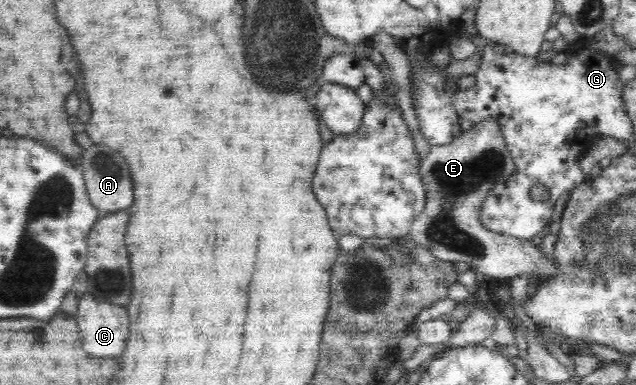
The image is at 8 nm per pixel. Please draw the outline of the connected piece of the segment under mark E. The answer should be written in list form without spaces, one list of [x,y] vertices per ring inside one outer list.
[[[492,117],[481,119],[447,145],[431,146],[419,170],[426,202],[424,210],[411,226],[410,238],[437,259],[463,261],[471,270],[489,279],[530,276],[541,281],[554,276],[558,265],[551,254],[545,256],[541,253],[539,245],[535,246],[531,240],[494,233],[481,222],[485,197],[497,183],[505,184],[513,173],[515,162],[511,159],[498,121]]]

